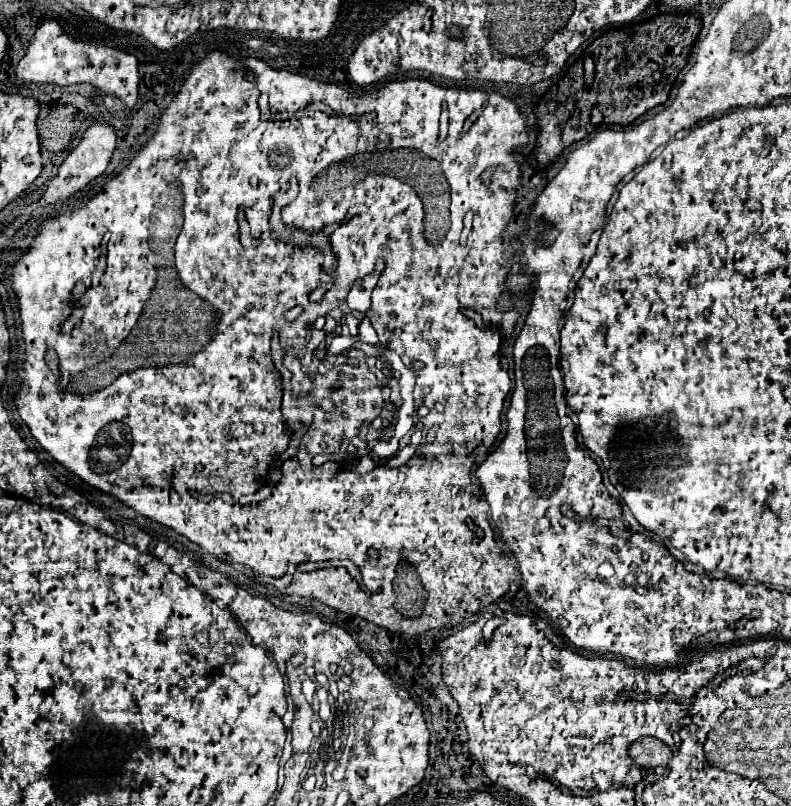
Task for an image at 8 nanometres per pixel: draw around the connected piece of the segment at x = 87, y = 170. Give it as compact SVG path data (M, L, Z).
M93 124L93 126L85 132L85 136L81 138L79 146L77 146L77 148L63 160L63 164L59 166L59 172L57 172L57 176L51 180L51 184L49 184L49 188L47 188L43 200L45 200L47 204L53 204L53 202L57 202L57 200L63 200L63 198L73 196L75 192L83 190L95 176L99 176L99 174L105 172L113 150L115 150L115 132L113 132L113 128L107 126L107 124Z

